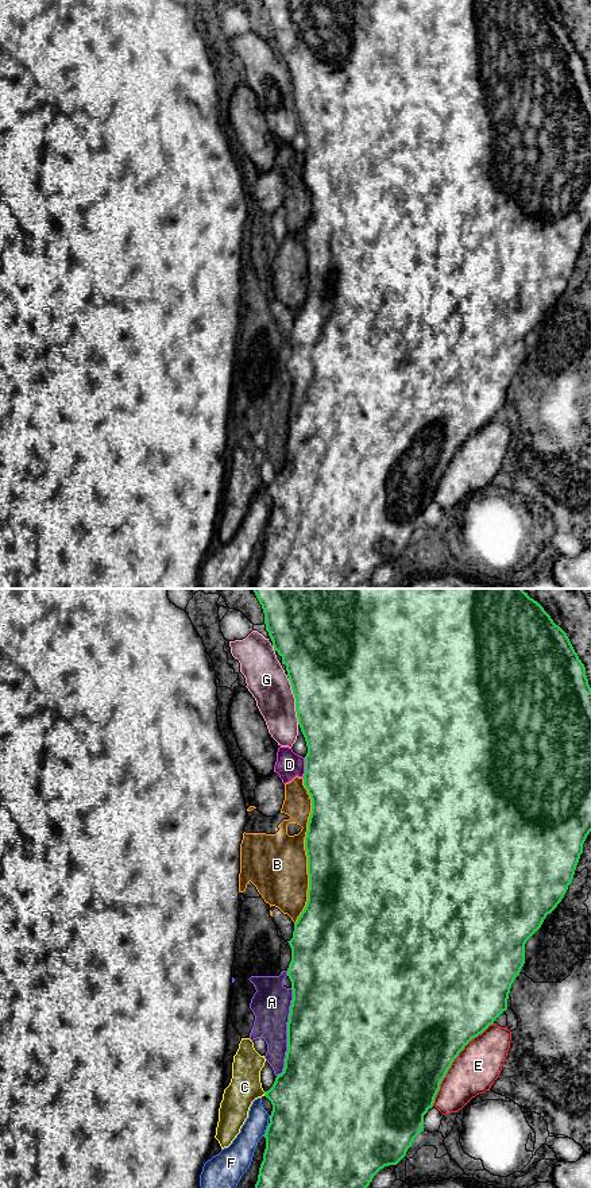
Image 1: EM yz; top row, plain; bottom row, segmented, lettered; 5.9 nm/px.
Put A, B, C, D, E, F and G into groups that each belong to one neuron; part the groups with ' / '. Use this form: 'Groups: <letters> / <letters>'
Groups: A / B D / C / E / F / G

